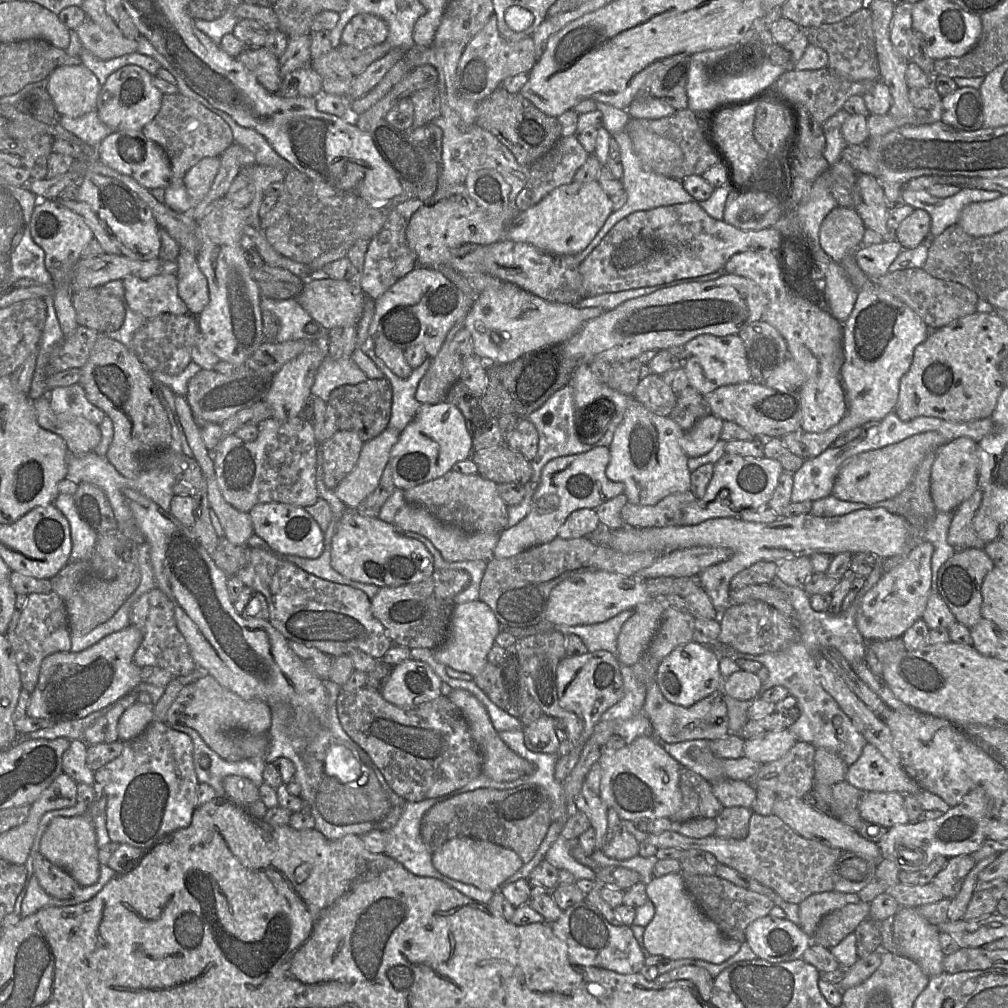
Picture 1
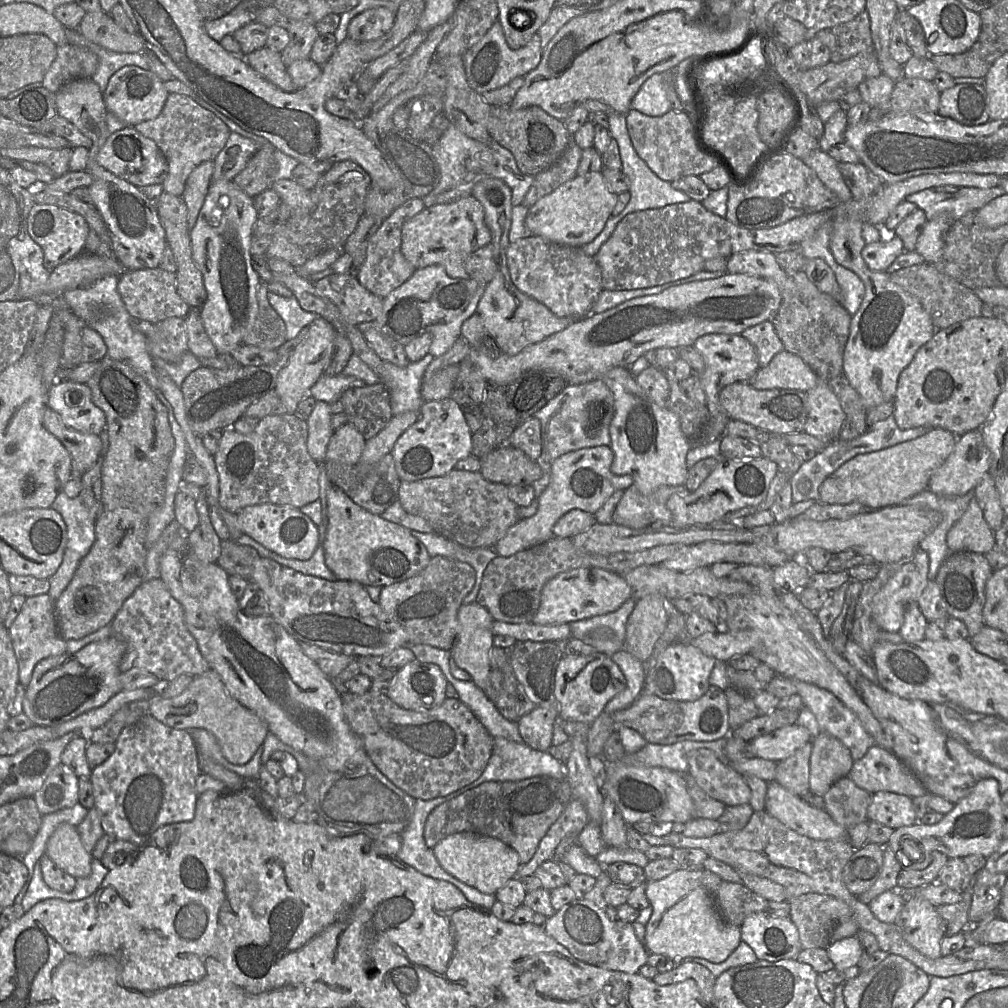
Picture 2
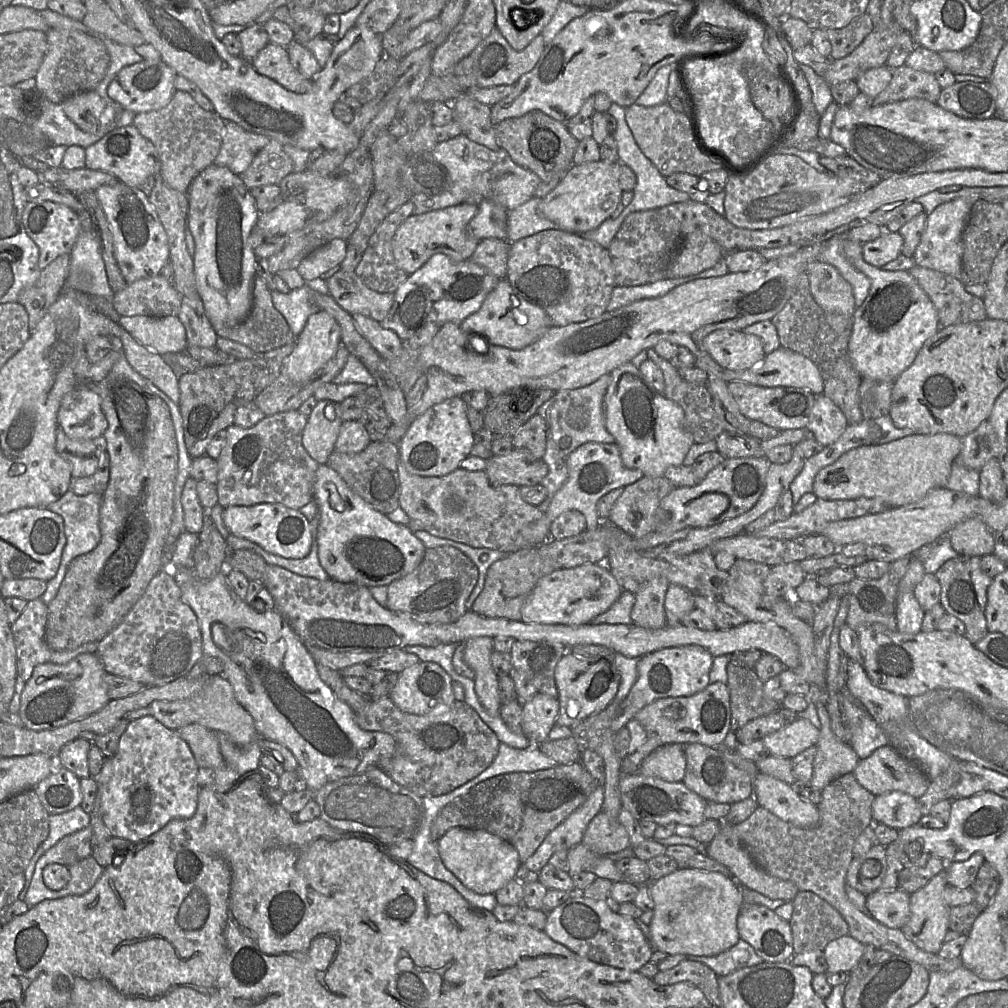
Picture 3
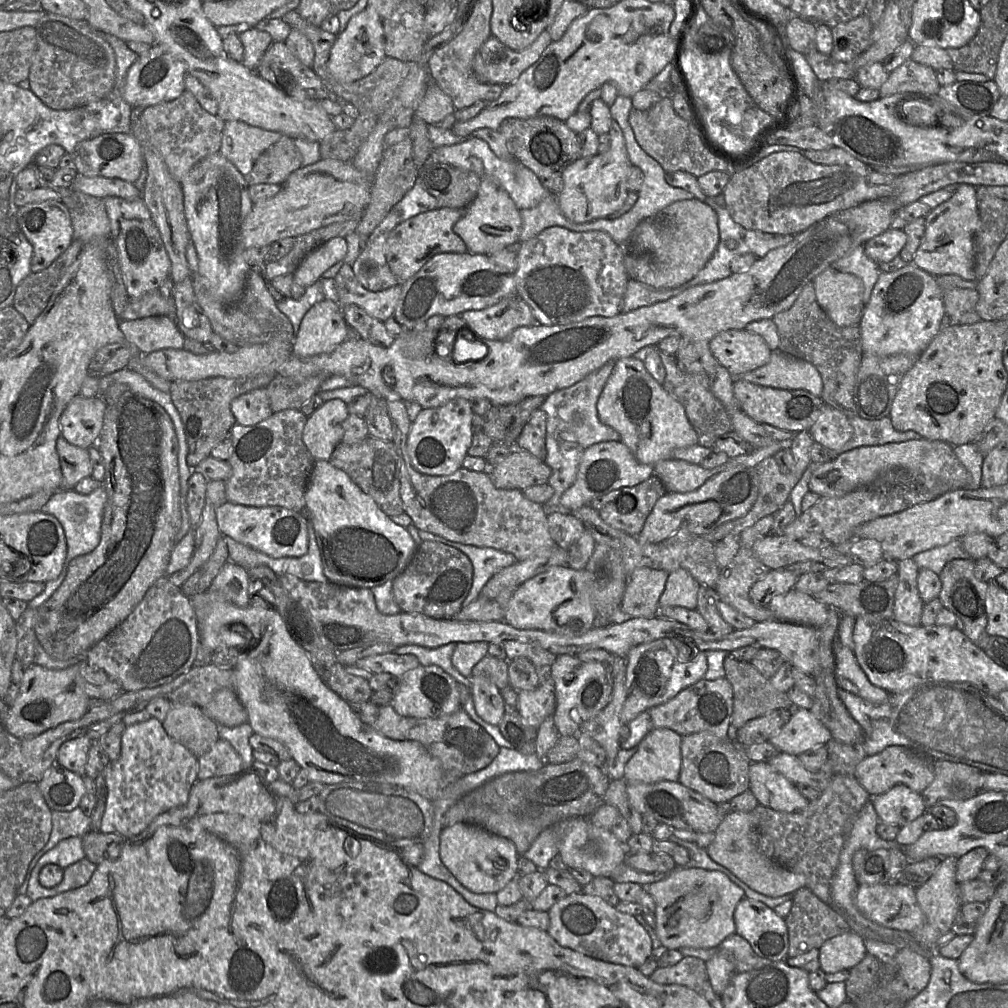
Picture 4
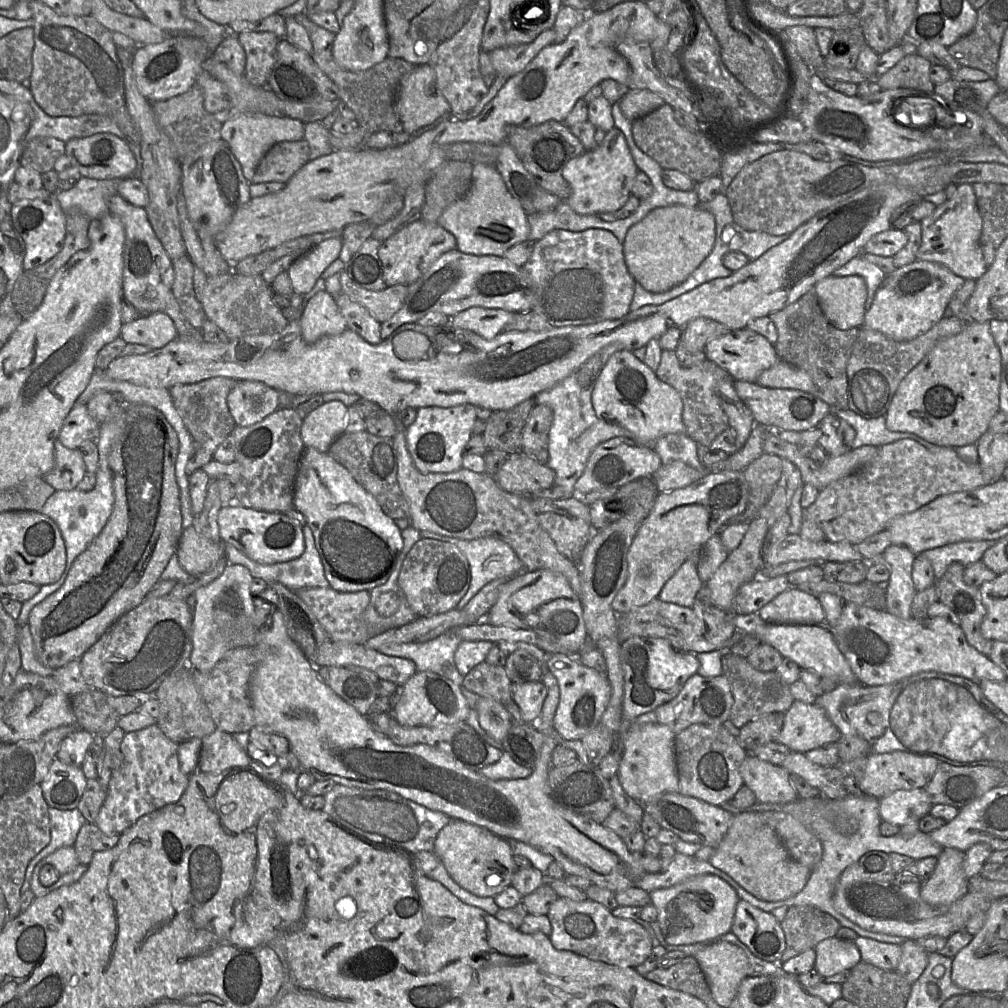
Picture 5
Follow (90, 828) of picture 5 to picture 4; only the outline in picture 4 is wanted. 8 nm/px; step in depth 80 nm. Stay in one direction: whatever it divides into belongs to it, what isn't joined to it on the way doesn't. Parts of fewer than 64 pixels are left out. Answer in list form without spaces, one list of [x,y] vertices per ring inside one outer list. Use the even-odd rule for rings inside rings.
[[[90,830],[82,836],[85,857],[98,865],[104,860],[115,860],[119,857],[126,838],[116,833],[102,833]]]

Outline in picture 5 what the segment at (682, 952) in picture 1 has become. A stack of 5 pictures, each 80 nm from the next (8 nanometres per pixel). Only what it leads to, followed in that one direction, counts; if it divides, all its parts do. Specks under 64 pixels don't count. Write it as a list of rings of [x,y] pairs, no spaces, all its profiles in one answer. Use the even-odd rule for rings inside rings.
[[[713,874],[693,876],[649,894],[650,903],[657,909],[657,921],[662,935],[670,945],[715,942],[713,939],[731,931],[735,909],[740,900],[730,884]]]

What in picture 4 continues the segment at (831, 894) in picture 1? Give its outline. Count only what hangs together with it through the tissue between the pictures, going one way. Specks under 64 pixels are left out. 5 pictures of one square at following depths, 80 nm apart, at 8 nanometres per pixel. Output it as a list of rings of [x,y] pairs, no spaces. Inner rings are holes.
[[[800,888],[794,893],[792,901],[791,910],[784,918],[789,936],[789,957],[819,949],[828,939],[851,931],[847,919],[833,906],[820,900],[809,888]]]

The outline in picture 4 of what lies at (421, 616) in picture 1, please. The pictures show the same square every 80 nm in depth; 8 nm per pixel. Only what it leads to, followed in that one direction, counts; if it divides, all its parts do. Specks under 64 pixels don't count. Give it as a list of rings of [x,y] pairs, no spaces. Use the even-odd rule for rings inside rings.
[[[422,541],[405,569],[392,581],[392,595],[401,612],[420,613],[435,619],[453,619],[463,607],[473,583],[473,566],[460,550],[437,541]]]

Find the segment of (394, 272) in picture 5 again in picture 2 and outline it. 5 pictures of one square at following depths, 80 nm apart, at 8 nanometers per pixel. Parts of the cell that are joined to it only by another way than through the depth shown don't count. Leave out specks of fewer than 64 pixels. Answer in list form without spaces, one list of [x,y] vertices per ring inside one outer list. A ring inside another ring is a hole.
[[[469,195],[449,203],[424,207],[407,220],[401,230],[401,252],[415,269],[439,264],[452,278],[468,278],[466,259],[477,249],[488,245],[491,240],[483,207],[477,199]]]

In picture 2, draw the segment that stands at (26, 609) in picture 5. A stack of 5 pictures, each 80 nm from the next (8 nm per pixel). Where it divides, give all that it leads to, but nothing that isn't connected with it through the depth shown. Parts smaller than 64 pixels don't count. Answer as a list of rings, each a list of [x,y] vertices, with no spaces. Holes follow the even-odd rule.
[[[60,492],[51,508],[63,518],[67,528],[67,543],[63,560],[54,575],[49,578],[48,594],[55,601],[71,581],[81,559],[95,541],[95,517],[78,499]]]

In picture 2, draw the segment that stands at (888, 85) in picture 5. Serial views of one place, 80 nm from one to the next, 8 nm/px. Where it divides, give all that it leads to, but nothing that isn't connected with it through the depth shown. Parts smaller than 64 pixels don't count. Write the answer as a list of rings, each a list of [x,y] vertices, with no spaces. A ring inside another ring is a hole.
[[[902,76],[894,83],[888,101],[871,108],[868,120],[875,121],[914,112],[937,113],[940,93],[932,81]]]

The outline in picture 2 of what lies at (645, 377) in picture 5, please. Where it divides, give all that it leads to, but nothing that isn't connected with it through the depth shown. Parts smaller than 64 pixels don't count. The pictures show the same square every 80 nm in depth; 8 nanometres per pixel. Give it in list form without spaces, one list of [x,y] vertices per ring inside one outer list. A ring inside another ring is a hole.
[[[627,367],[609,370],[601,380],[614,396],[614,416],[610,424],[610,448],[614,453],[612,473],[632,476],[633,484],[644,495],[662,485],[685,486],[688,476],[686,457],[692,442],[683,433],[678,415],[652,401]]]

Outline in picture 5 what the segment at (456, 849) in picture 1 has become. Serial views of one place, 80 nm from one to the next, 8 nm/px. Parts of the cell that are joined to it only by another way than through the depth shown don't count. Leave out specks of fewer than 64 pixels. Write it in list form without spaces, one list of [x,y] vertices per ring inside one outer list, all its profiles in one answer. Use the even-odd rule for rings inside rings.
[[[451,820],[440,830],[433,851],[457,884],[480,897],[494,897],[503,891],[511,885],[516,871],[513,851],[506,839],[461,820]]]

